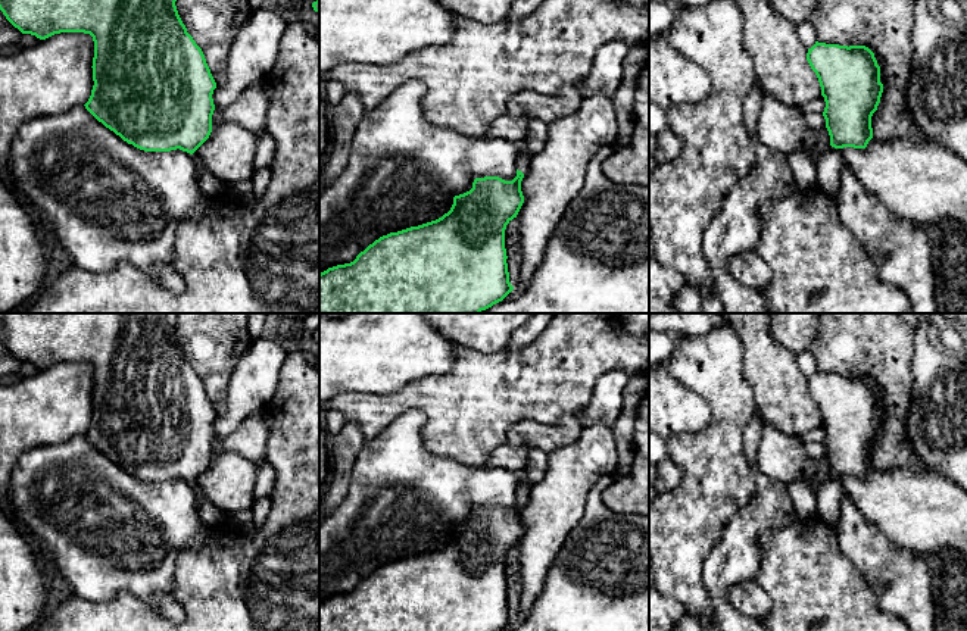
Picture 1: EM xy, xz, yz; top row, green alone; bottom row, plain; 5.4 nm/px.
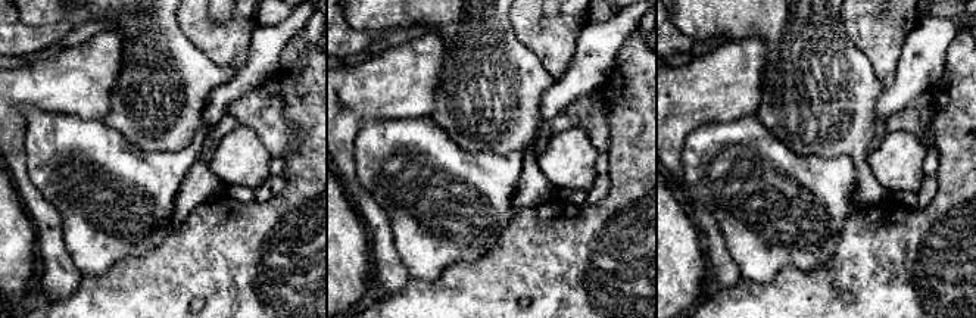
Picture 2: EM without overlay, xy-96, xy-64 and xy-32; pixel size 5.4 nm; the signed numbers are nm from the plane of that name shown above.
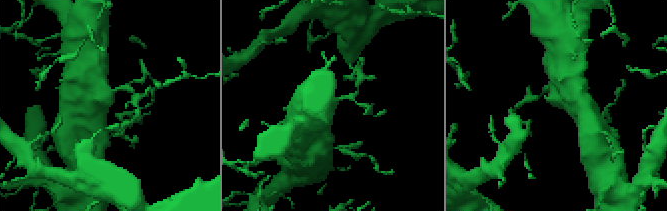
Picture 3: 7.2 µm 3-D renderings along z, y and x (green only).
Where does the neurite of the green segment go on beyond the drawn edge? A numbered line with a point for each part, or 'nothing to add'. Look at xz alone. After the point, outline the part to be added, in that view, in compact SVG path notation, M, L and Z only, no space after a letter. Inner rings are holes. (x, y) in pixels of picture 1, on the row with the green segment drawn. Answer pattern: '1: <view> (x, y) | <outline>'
1: xz (523, 162) | M524 150L520 151L515 166L524 175L528 174L528 171L530 171L530 156Z

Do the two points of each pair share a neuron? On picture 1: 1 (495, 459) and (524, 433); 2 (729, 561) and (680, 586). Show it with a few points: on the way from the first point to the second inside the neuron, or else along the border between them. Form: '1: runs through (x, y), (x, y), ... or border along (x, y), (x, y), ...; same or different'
1: border along (507, 441), (527, 444), (532, 449); different
2: border along (717, 543), (704, 562), (704, 586), (711, 606); different

